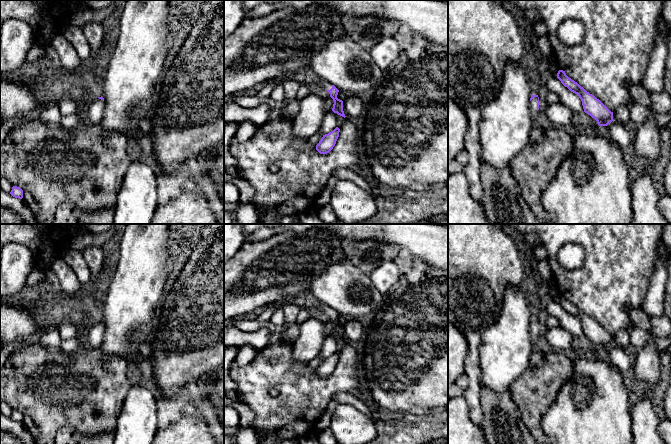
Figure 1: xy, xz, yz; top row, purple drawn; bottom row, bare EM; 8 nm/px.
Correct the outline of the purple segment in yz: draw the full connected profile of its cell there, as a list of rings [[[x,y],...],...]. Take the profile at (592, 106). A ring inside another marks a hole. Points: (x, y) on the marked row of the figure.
[[[559,70],[557,78],[571,92],[577,94],[582,101],[584,112],[594,118],[599,126],[607,126],[613,121],[611,112],[599,99],[587,92],[577,82],[569,78],[565,71]]]

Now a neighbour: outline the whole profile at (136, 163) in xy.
[[[139,134],[128,135],[131,138],[128,146],[131,163],[117,194],[113,224],[150,224],[157,209],[157,175],[141,160],[137,144]]]

